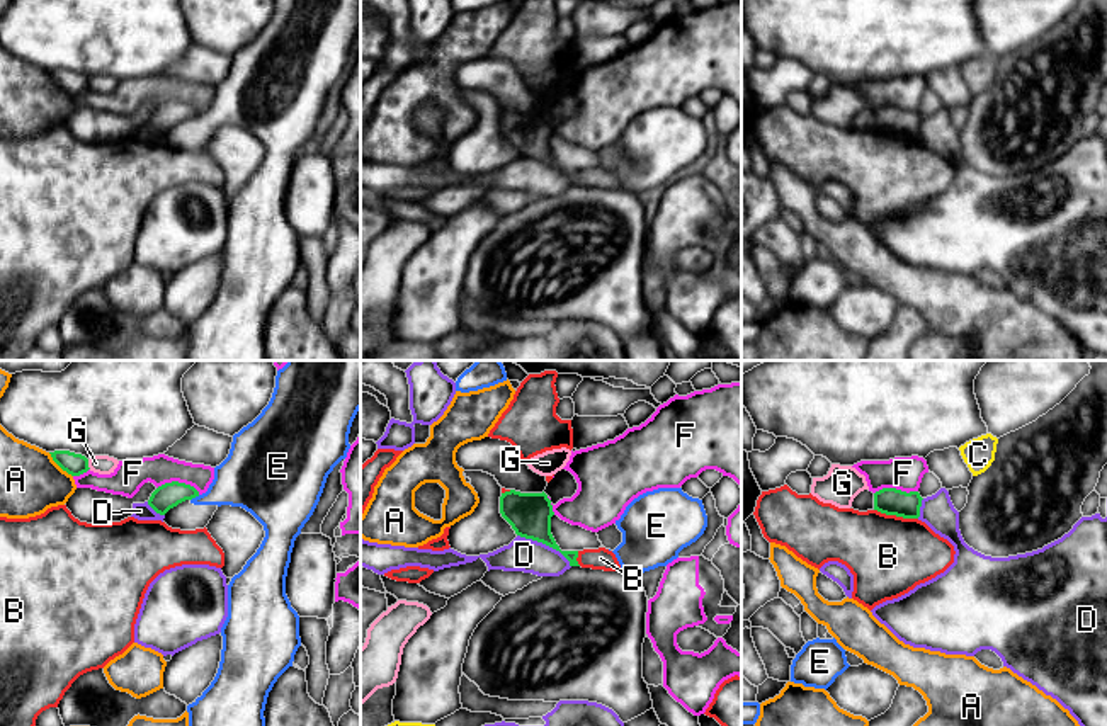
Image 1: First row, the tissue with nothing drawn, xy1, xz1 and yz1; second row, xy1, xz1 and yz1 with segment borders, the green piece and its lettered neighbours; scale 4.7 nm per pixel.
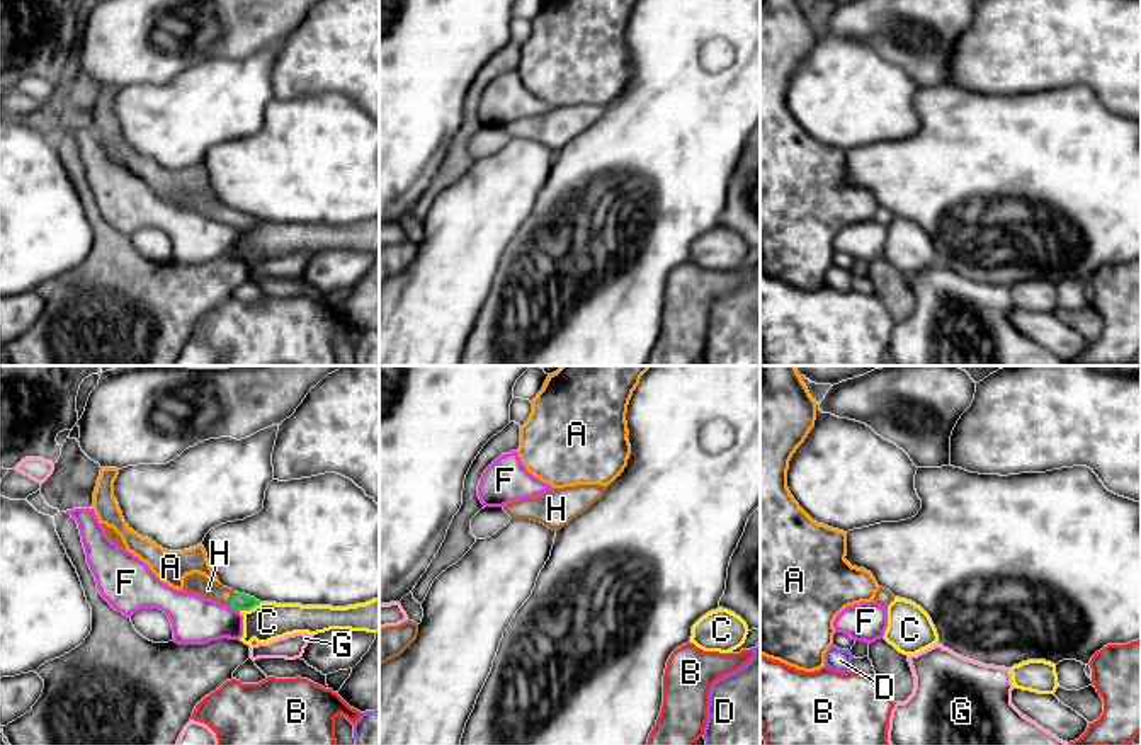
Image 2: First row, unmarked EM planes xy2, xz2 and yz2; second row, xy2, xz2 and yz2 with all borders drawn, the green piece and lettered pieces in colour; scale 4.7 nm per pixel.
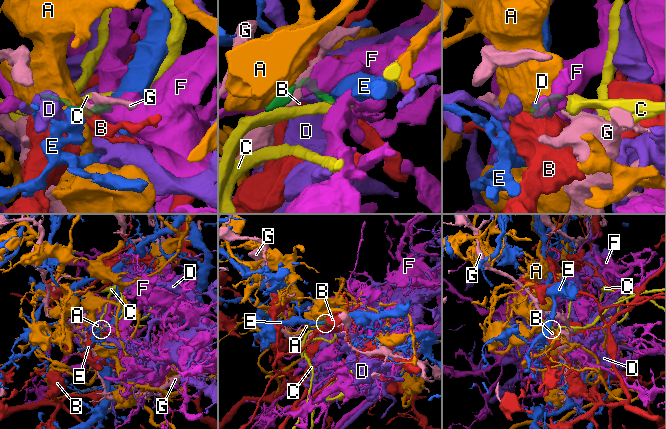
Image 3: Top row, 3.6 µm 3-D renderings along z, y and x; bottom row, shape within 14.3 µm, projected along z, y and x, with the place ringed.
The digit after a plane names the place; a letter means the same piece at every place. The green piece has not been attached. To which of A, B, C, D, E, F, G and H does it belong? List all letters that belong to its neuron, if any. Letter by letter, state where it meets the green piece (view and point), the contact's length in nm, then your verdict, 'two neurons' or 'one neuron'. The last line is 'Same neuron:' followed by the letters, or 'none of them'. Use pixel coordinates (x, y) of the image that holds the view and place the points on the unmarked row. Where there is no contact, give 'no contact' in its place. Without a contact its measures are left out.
A: contact xy1 (60, 85); length 170 nm; two neurons
B: contact yz1 (896, 135); length 220 nm; two neurons
C: contact xy2 (250, 227); length 110 nm; two neurons
D: contact xz1 (546, 164); length 300 nm; two neurons
E: contact xy1 (194, 116); length 50 nm; two neurons
F: contact xy1 (177, 101); length 220 nm; two neurons
G: contact xy1 (87, 84); length 50 nm; two neurons
H: contact xy2 (232, 218); length 70 nm; one neuron
Same neuron: H

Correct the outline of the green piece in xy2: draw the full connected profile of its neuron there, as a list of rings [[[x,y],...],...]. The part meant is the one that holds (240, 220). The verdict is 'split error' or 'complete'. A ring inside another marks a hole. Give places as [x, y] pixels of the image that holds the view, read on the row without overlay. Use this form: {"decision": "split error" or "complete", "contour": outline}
{"decision": "split error", "contour": [[[192,192],[184,197],[184,208],[190,213],[202,214],[206,218],[216,219],[224,225],[231,225],[236,230],[250,230],[260,223],[255,216],[233,211],[228,206],[223,206],[204,194]]]}

